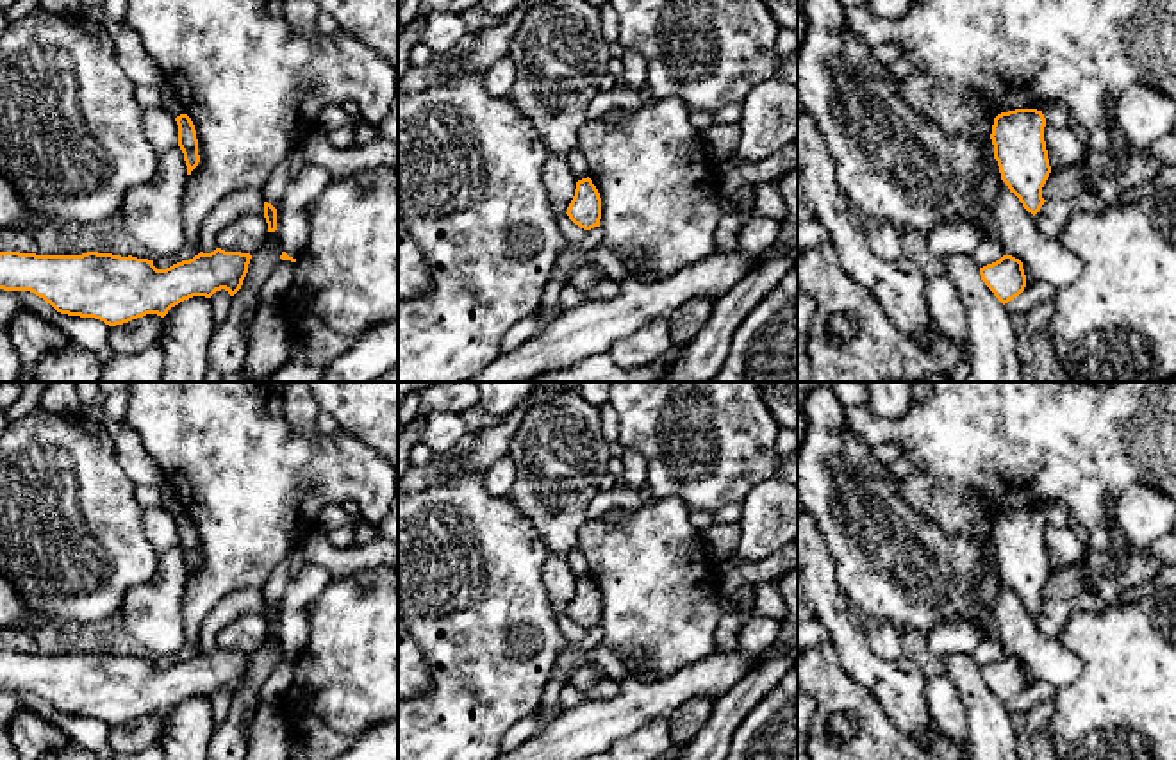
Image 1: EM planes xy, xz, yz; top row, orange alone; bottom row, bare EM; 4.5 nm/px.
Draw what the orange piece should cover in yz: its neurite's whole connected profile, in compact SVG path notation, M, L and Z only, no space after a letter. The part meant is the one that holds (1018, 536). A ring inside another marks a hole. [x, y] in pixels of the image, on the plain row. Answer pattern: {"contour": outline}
{"contour": "M1015 508L994 517L992 544L1001 580L1033 615L1044 605L1042 587L1051 573L1046 517L1037 508Z"}

